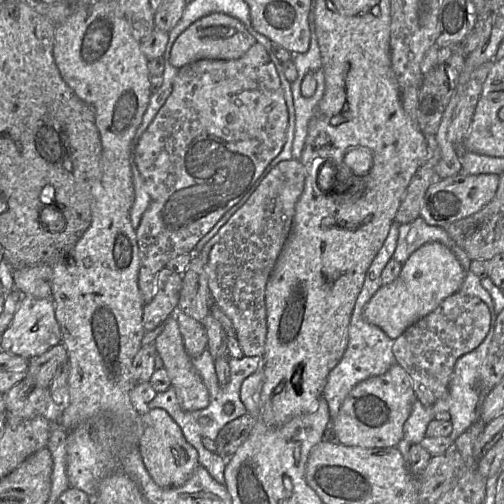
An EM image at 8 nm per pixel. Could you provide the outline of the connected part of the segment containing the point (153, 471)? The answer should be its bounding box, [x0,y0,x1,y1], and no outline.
[138,408,199,488]

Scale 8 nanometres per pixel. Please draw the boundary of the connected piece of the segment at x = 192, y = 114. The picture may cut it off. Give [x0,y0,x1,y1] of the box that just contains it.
[134,42,288,304]

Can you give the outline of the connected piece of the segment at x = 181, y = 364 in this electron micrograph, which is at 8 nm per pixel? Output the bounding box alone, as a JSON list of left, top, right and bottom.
[154,316,209,411]

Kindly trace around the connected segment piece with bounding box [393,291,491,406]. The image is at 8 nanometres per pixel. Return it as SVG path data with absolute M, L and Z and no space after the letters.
M458 291L393 341L397 364L410 376L416 398L424 406L435 404L448 392L457 360L484 341L490 320L489 309L481 299Z

